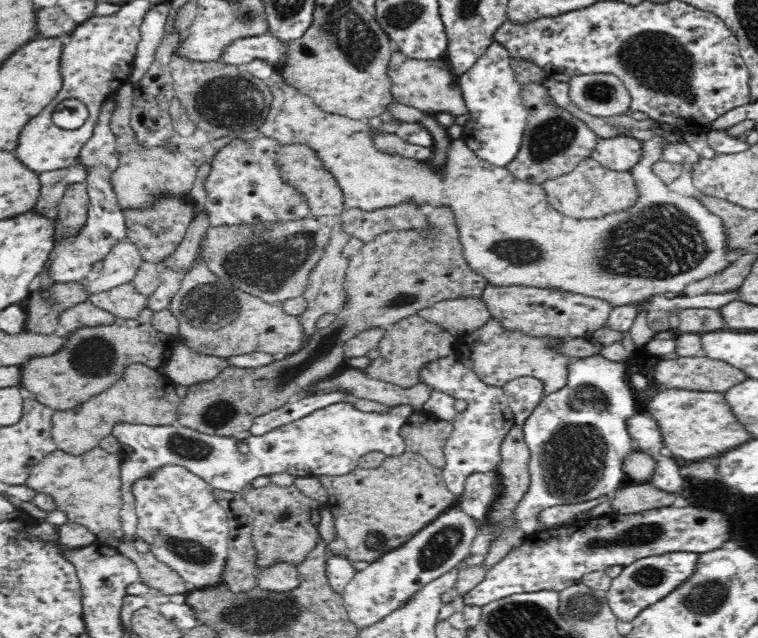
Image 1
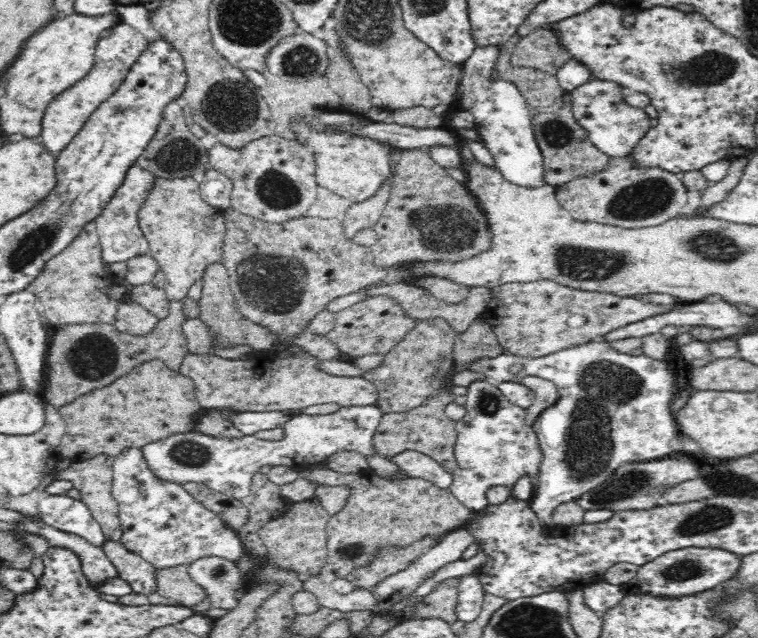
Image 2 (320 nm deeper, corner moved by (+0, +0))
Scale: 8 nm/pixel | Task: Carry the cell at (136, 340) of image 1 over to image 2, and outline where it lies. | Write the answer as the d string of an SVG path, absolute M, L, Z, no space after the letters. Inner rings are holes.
M170 301L170 316L158 321L156 328L147 335L131 335L116 329L113 324L73 324L57 327L52 338L52 345L47 350L46 385L42 398L48 405L61 407L70 404L75 398L89 393L94 389L102 388L115 382L118 378L129 374L139 364L161 360L174 371L179 371L187 352L187 338L182 332L182 324L188 317L184 313L182 301Z

